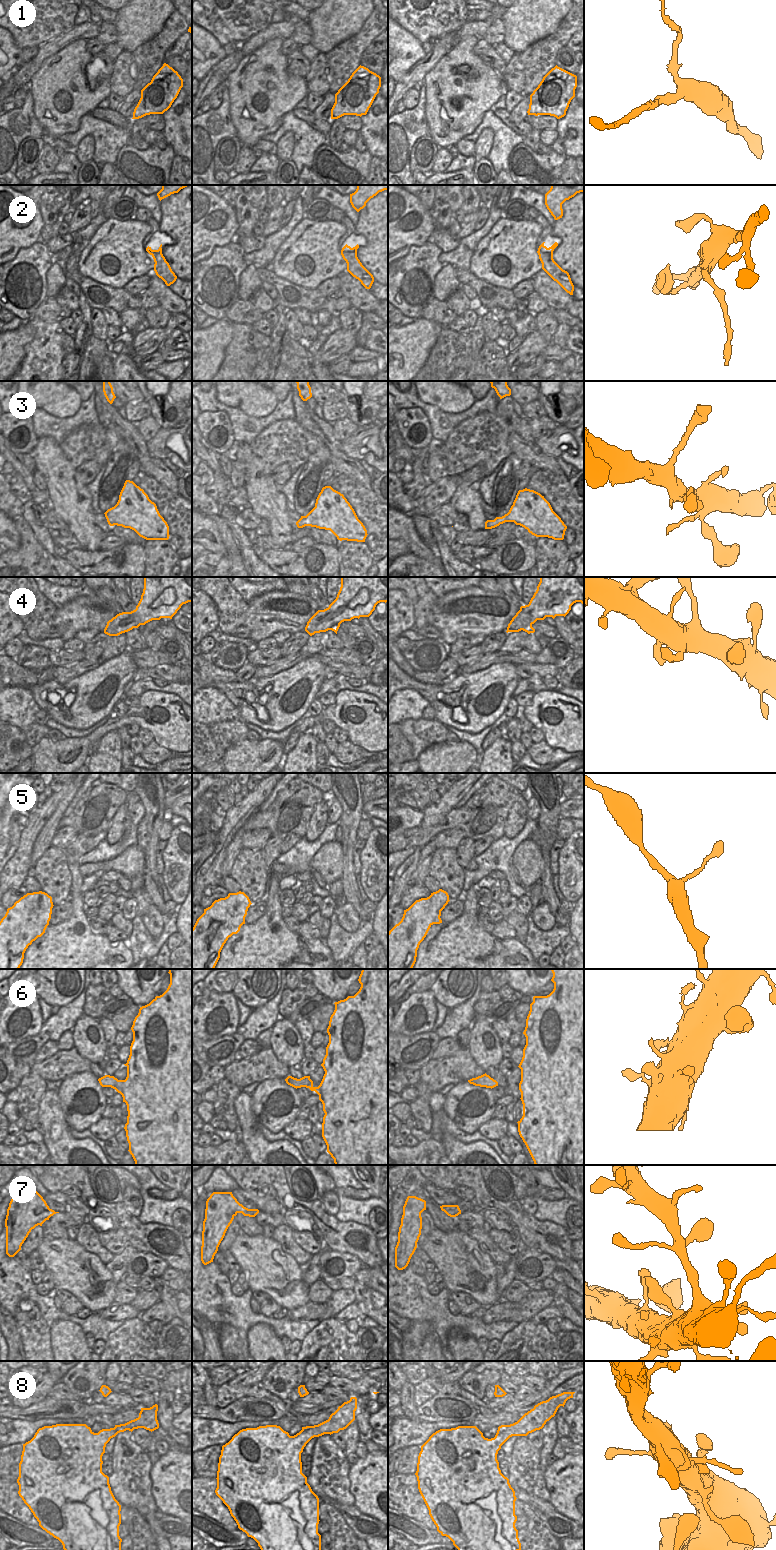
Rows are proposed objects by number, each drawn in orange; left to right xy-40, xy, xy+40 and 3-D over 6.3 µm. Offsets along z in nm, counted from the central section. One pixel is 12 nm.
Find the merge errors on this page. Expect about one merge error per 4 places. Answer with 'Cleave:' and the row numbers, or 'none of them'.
Cleave: 2.

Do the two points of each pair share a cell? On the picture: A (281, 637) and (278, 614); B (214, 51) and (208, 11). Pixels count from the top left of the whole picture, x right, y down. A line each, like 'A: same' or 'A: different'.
A: different
B: different

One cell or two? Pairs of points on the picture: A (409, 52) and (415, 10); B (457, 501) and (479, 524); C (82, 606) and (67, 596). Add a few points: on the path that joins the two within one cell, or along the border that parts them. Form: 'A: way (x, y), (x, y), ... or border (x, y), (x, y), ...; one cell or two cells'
A: border (398, 23), (421, 43); two cells
B: way (463, 505), (476, 518); one cell
C: border (95, 596), (76, 596), (57, 608); two cells

